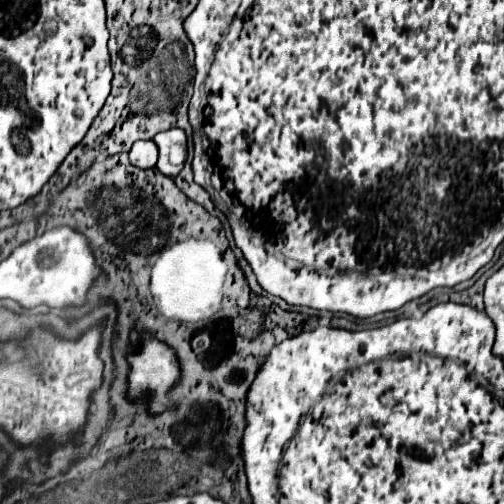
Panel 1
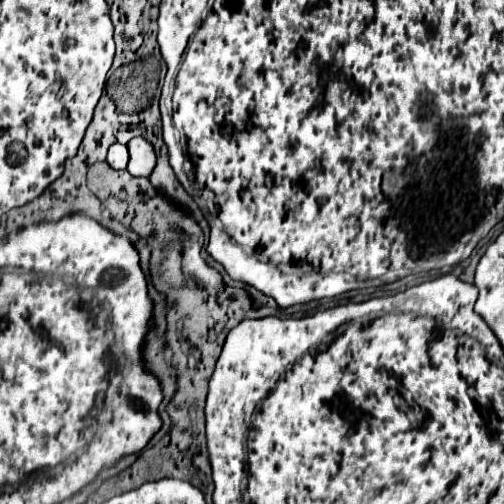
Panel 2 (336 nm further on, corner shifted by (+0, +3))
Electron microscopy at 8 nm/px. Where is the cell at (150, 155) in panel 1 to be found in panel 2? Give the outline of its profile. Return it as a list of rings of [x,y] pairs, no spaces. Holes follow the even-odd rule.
[[[111,145],[109,147],[109,153],[107,153],[107,163],[113,167],[113,169],[125,169],[127,163],[129,163],[129,149],[127,145]]]

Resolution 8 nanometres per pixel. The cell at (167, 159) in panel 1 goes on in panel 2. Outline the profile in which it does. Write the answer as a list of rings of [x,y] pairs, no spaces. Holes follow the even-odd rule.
[[[135,137],[127,143],[127,147],[131,155],[127,171],[133,173],[133,177],[149,177],[157,165],[157,155],[153,145],[143,137]]]

